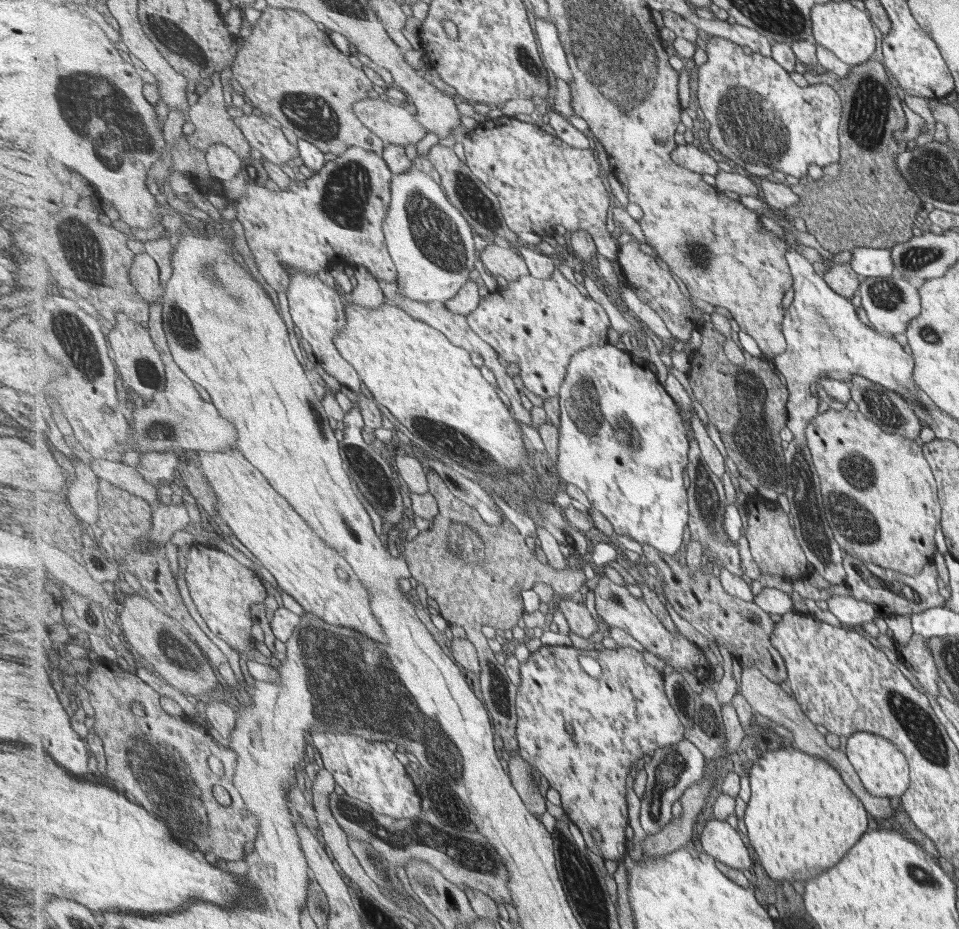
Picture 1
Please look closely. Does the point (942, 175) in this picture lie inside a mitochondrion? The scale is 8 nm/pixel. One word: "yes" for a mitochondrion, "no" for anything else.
yes

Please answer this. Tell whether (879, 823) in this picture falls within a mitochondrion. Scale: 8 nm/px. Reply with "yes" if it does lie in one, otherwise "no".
no

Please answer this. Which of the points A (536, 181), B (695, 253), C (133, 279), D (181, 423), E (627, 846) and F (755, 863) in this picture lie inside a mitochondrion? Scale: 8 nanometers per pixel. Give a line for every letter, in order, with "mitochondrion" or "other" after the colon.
A: other
B: mitochondrion
C: other
D: mitochondrion
E: other
F: other

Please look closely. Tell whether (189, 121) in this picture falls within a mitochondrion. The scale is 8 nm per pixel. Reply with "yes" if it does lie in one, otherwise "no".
no

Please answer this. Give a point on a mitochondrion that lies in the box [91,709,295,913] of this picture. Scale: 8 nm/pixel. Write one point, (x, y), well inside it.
(152, 766)

